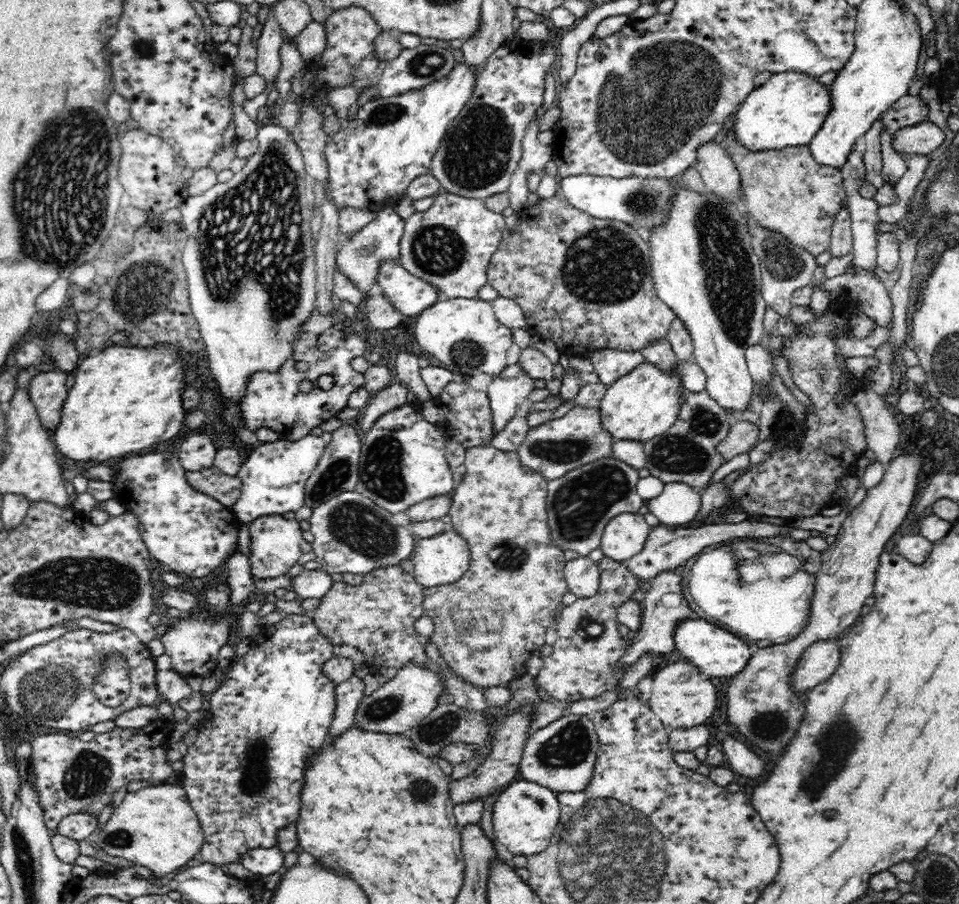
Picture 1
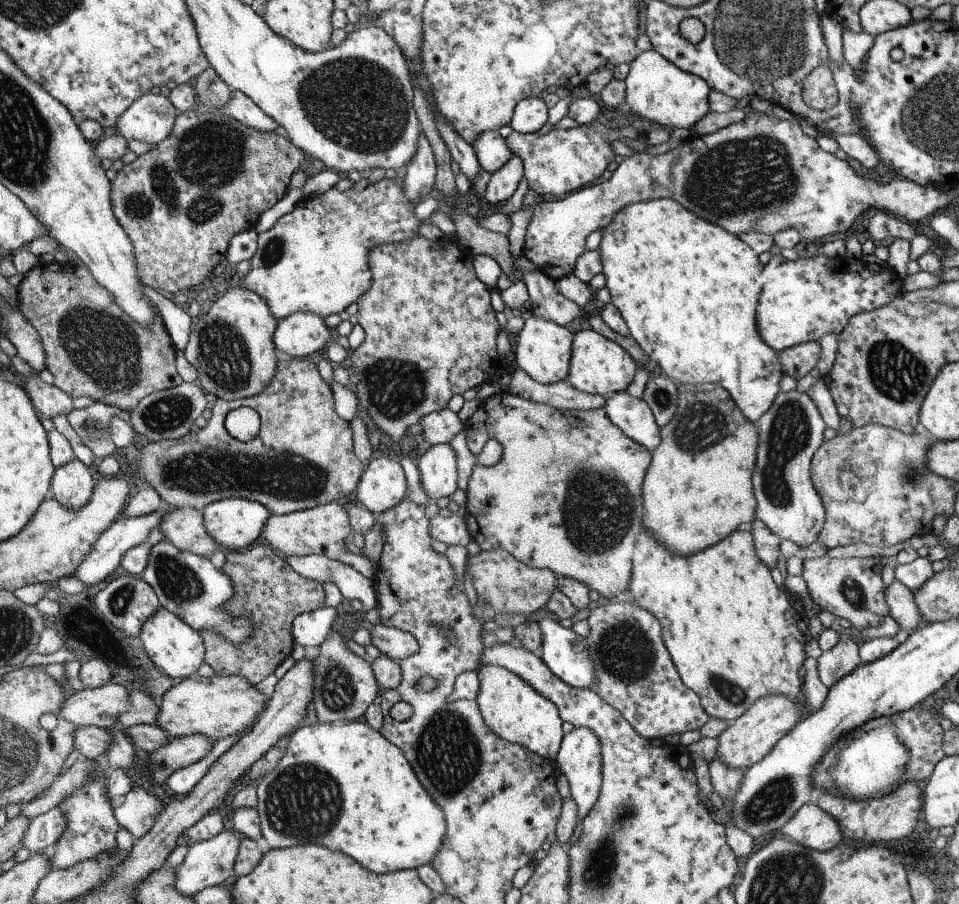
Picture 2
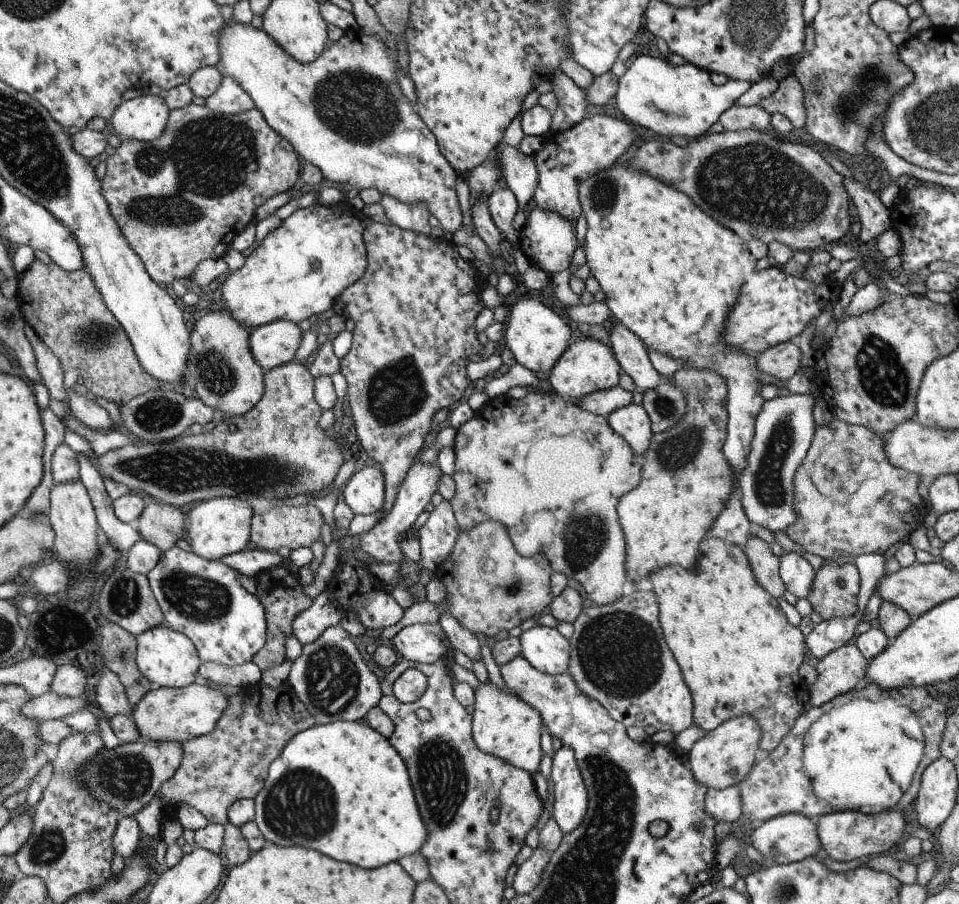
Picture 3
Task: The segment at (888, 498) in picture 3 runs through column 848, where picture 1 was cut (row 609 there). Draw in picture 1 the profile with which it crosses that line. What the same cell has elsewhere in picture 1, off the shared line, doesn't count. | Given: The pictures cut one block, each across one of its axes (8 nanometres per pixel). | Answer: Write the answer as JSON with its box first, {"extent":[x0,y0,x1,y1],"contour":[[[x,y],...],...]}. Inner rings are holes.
{"extent":[424,445,569,691],"contour":[[[482,445],[478,447],[470,447],[465,450],[464,460],[464,477],[460,484],[453,490],[451,496],[452,502],[448,515],[450,515],[453,530],[457,532],[468,543],[471,552],[471,561],[468,570],[458,579],[457,582],[450,585],[438,586],[433,588],[425,588],[424,590],[424,615],[433,620],[434,631],[429,637],[430,642],[434,643],[440,651],[441,657],[451,673],[469,682],[472,686],[479,688],[481,691],[490,686],[507,686],[507,684],[515,678],[521,679],[526,674],[524,666],[530,656],[537,655],[539,649],[545,645],[545,632],[549,626],[553,626],[553,614],[557,607],[562,603],[563,596],[569,592],[565,580],[565,562],[564,551],[553,543],[550,534],[549,522],[547,521],[547,484],[548,480],[539,472],[534,472],[531,468],[524,466],[517,455],[517,451],[506,452],[498,450],[490,445]]]}

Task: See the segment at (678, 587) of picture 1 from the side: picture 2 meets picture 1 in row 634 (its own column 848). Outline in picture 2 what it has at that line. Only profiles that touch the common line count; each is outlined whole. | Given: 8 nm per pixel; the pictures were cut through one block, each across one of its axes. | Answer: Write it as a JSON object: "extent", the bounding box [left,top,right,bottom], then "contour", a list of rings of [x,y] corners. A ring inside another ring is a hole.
{"extent":[817,633,862,688],"contour":[[[840,633],[838,642],[817,659],[820,680],[828,688],[862,664],[857,643],[853,636]]]}

